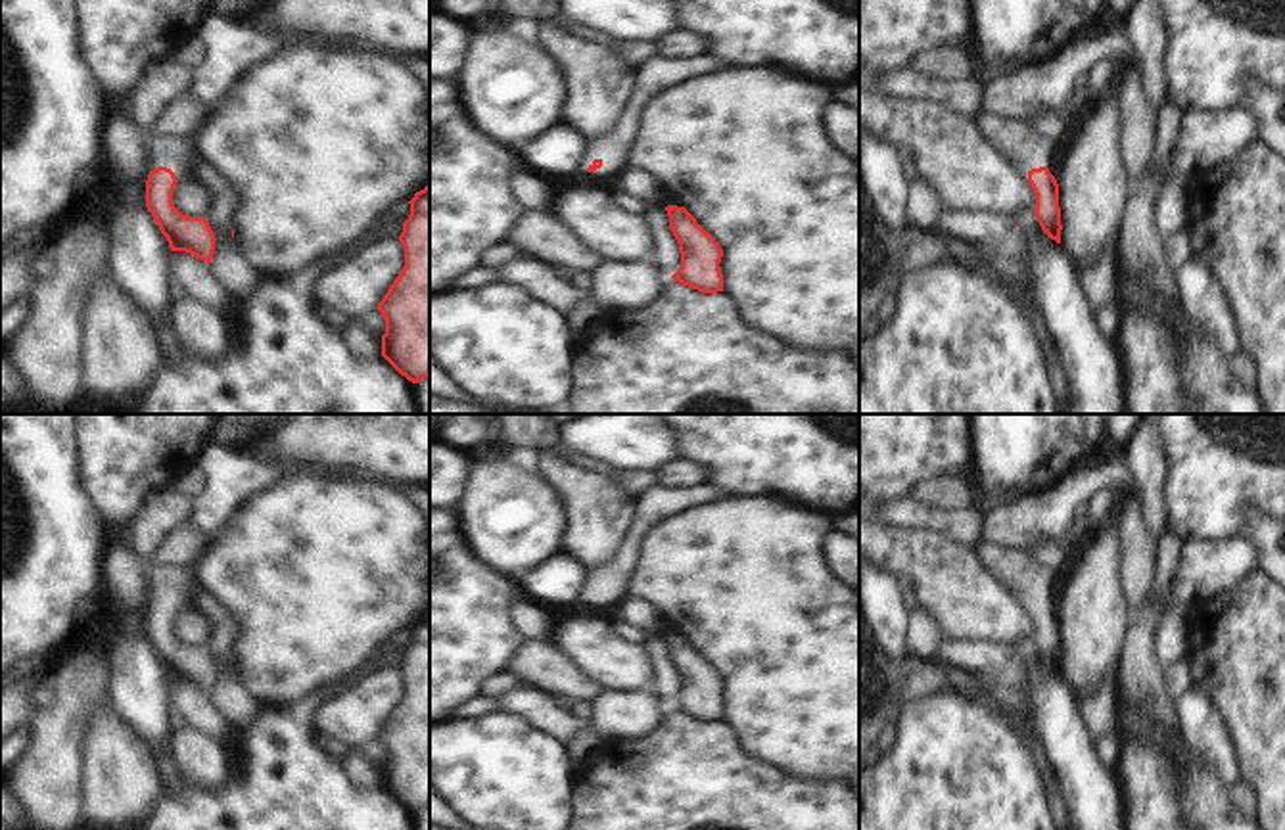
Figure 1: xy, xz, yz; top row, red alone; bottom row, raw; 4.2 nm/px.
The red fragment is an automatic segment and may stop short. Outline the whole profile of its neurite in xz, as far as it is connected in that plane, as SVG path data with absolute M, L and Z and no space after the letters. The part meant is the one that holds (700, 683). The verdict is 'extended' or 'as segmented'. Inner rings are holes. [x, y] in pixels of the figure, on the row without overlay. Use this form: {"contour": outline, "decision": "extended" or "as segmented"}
{"contour": "M667 634L666 640L681 682L681 698L671 707L702 723L723 721L723 679L715 667L685 636Z", "decision": "as segmented"}

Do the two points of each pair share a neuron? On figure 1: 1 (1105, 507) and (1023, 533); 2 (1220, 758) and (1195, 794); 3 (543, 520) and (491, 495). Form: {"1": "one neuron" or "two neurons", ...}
{"1": "two neurons", "2": "two neurons", "3": "one neuron"}

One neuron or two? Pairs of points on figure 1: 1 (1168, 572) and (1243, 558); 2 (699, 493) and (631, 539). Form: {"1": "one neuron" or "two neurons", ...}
{"1": "two neurons", "2": "one neuron"}

